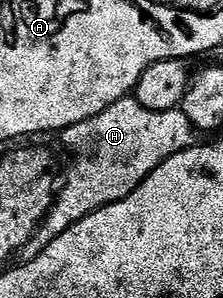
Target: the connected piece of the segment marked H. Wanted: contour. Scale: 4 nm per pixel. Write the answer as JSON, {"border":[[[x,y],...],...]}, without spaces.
{"border":[[[133,96],[119,99],[115,104],[111,104],[111,108],[103,108],[103,112],[99,112],[99,116],[91,116],[91,120],[71,124],[66,130],[60,131],[59,138],[67,149],[82,150],[85,154],[79,155],[74,160],[69,175],[63,178],[63,185],[56,191],[53,209],[33,233],[30,242],[21,249],[20,257],[28,260],[39,256],[47,248],[47,244],[51,244],[51,240],[63,236],[67,228],[79,224],[79,220],[91,216],[91,212],[131,196],[131,192],[135,192],[135,188],[139,188],[139,184],[143,184],[143,180],[147,180],[147,176],[151,176],[151,172],[155,172],[155,168],[159,168],[163,160],[194,145],[195,138],[193,137],[195,137],[195,131],[191,120],[187,120],[182,110],[178,108],[167,112],[151,112],[151,108],[143,108],[143,104],[139,104]]]}

